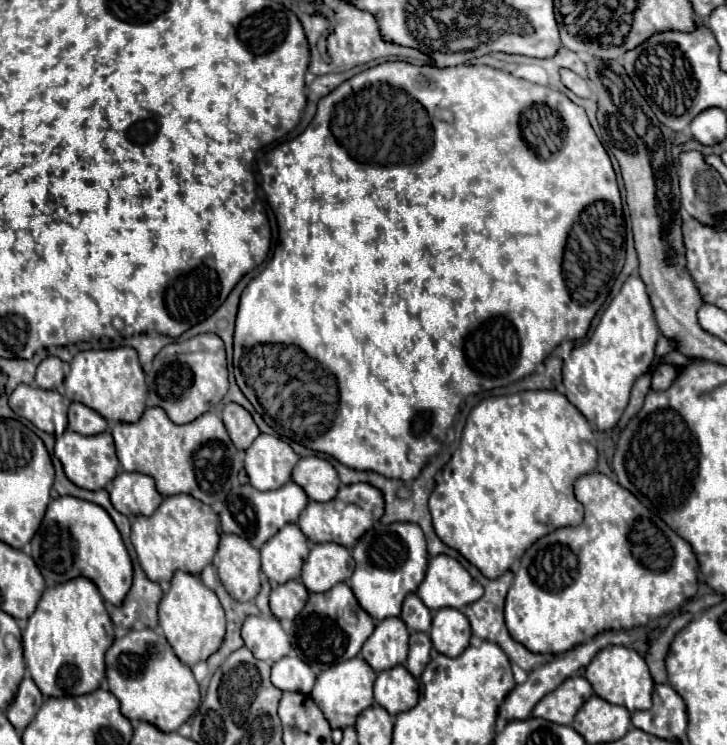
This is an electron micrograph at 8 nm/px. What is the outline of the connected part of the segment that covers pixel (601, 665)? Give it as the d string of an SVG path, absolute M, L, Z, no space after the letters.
M607 645L587 665L585 677L591 683L595 695L599 695L601 699L605 699L613 705L623 705L631 713L651 707L653 679L651 679L651 673L647 669L645 659L635 649L629 649L629 647L623 647L623 645Z

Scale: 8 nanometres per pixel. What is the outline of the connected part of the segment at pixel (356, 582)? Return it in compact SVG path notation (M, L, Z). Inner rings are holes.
M415 523L375 525L357 541L353 547L353 557L357 567L349 579L349 585L359 605L377 621L397 617L401 613L403 599L419 587L419 581L423 581L423 573L427 569L425 537Z

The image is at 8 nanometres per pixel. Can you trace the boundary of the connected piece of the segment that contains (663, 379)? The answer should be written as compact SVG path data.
M661 363L659 369L653 373L651 377L651 389L653 391L665 391L671 387L671 383L675 381L679 369L675 365L669 365L669 363Z

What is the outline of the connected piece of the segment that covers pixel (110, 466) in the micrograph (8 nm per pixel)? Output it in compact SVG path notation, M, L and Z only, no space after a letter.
M65 431L55 441L55 455L63 463L63 469L65 469L67 477L71 477L71 481L75 481L75 485L79 485L83 489L91 489L91 491L105 489L107 483L111 483L113 477L119 471L119 461L117 461L113 437L111 437L109 431L89 435L89 437L79 435L75 431Z

